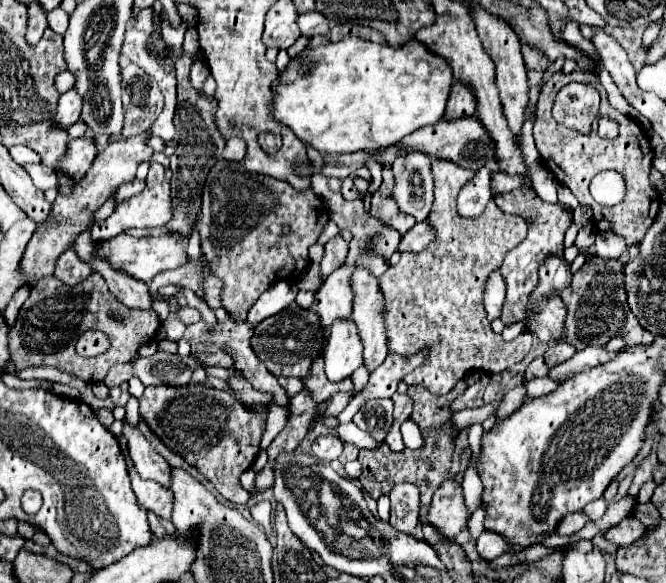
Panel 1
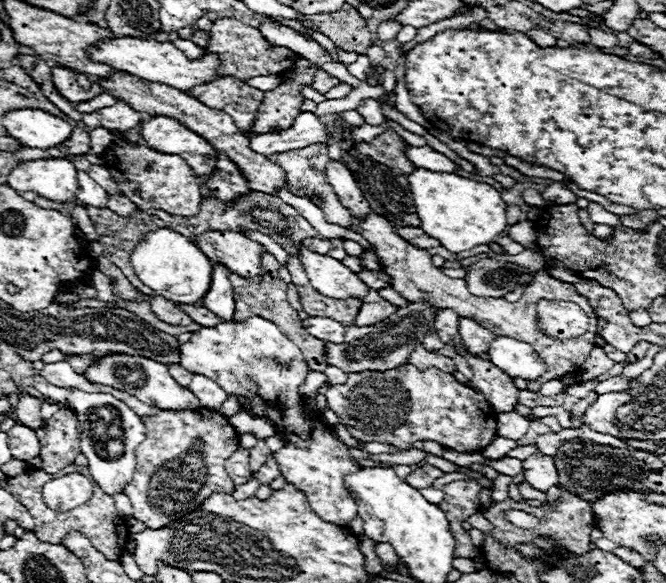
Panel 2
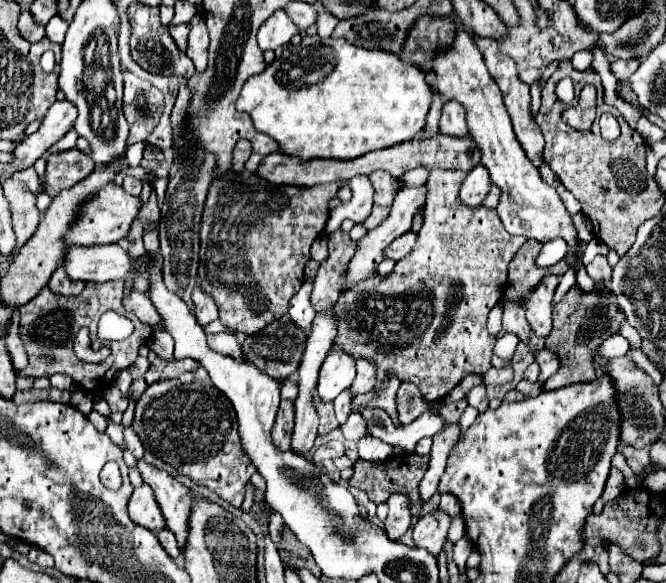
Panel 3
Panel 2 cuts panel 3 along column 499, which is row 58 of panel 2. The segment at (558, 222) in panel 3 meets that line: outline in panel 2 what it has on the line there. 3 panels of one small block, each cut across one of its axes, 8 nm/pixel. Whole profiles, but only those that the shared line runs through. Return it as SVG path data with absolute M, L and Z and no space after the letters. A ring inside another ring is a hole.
M106 38L100 40L96 44L90 44L86 50L86 56L94 62L100 64L108 64L112 68L118 70L126 70L132 72L134 76L140 76L148 82L158 82L158 84L166 84L178 90L190 90L192 86L204 84L204 82L212 82L216 80L216 56L206 54L202 60L194 60L190 62L178 48L172 46L172 42L156 42L156 40L140 40L140 38Z

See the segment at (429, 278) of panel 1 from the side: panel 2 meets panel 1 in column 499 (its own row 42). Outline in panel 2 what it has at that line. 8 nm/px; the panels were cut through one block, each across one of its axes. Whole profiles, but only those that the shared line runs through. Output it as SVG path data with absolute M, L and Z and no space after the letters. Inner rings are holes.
M344 4L344 8L340 8L338 12L314 14L306 18L314 22L318 30L344 52L366 54L366 50L374 44L372 32L368 30L364 18L350 4ZM234 18L216 20L205 50L218 56L218 72L216 72L218 76L236 76L240 80L246 80L252 76L268 76L268 74L282 76L288 70L292 70L296 66L296 62L300 60L300 54L296 54L288 48L276 48L276 46L272 48L256 28L246 26Z

